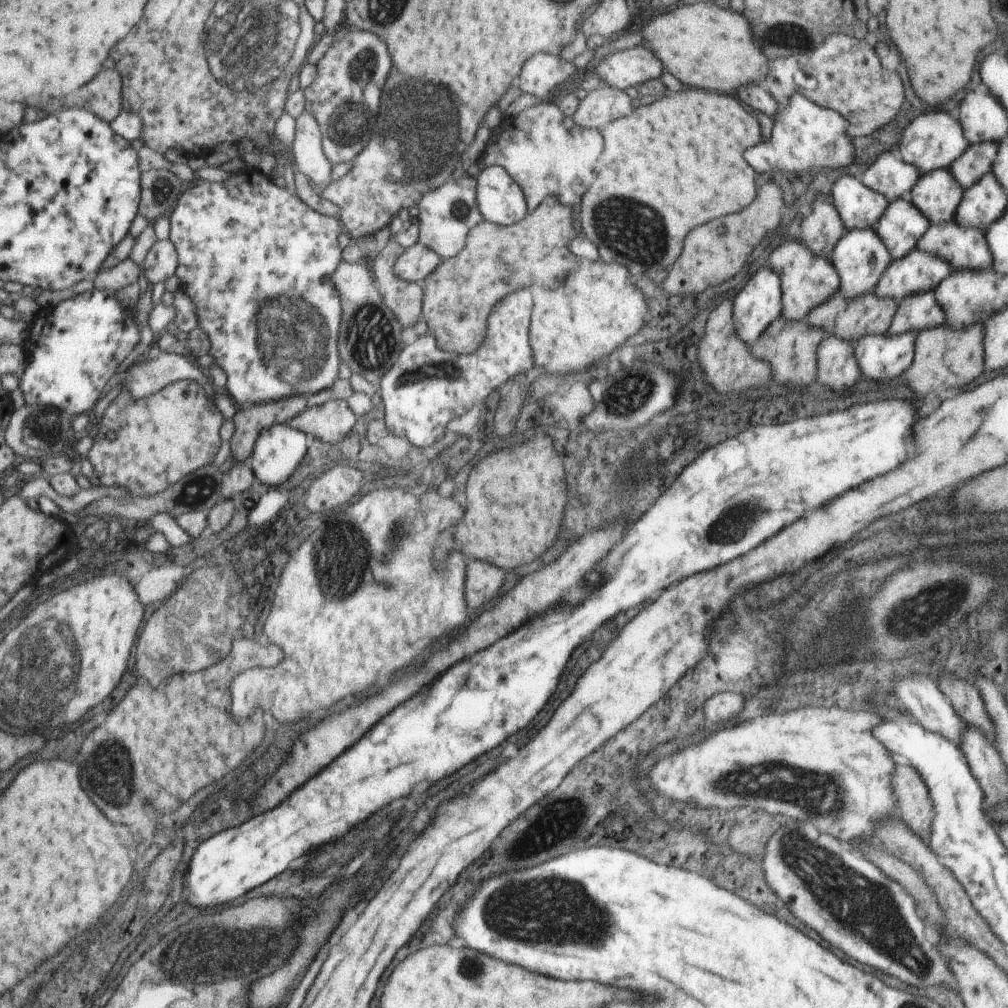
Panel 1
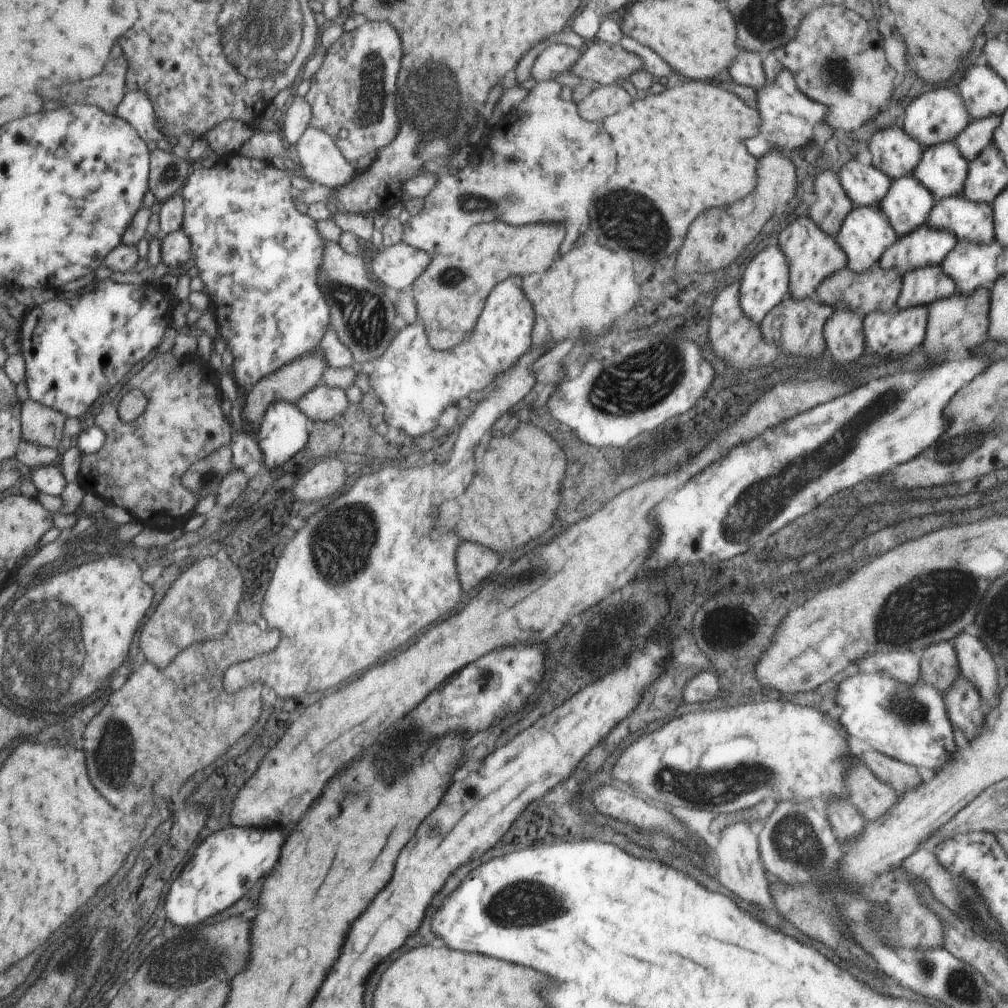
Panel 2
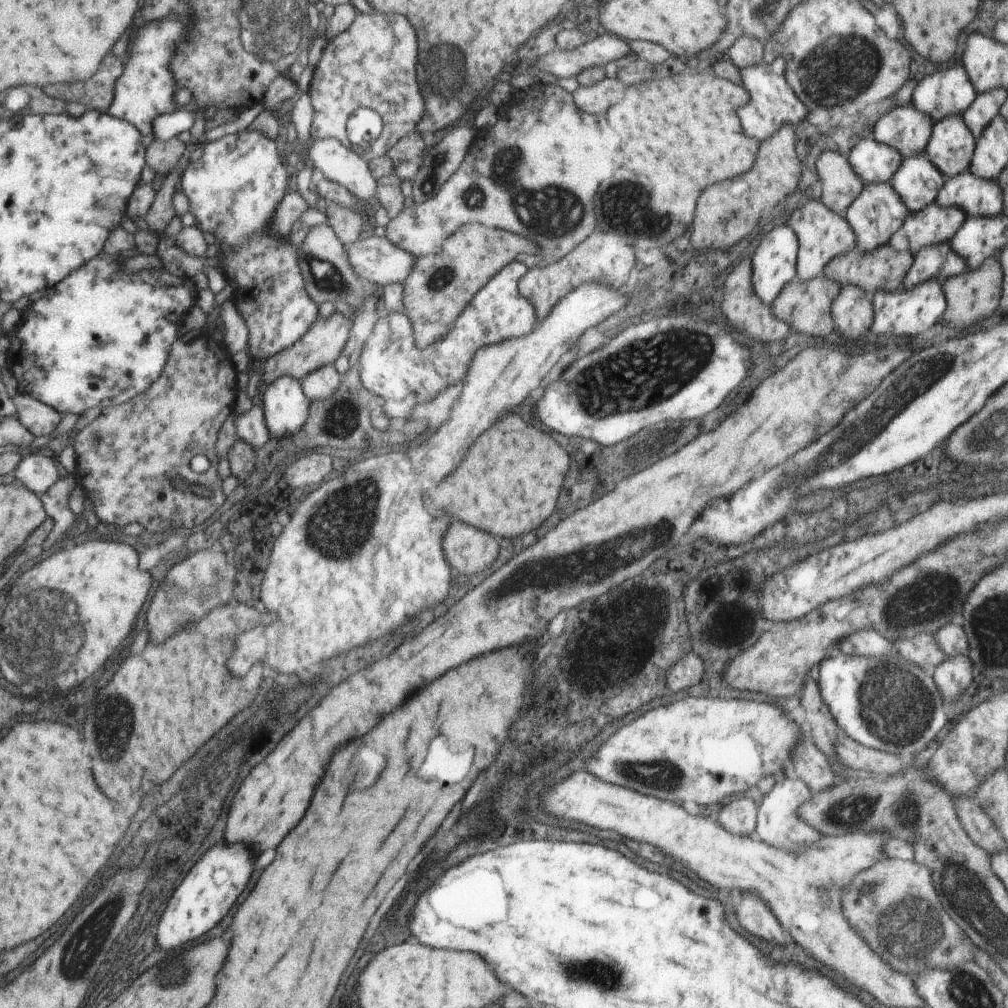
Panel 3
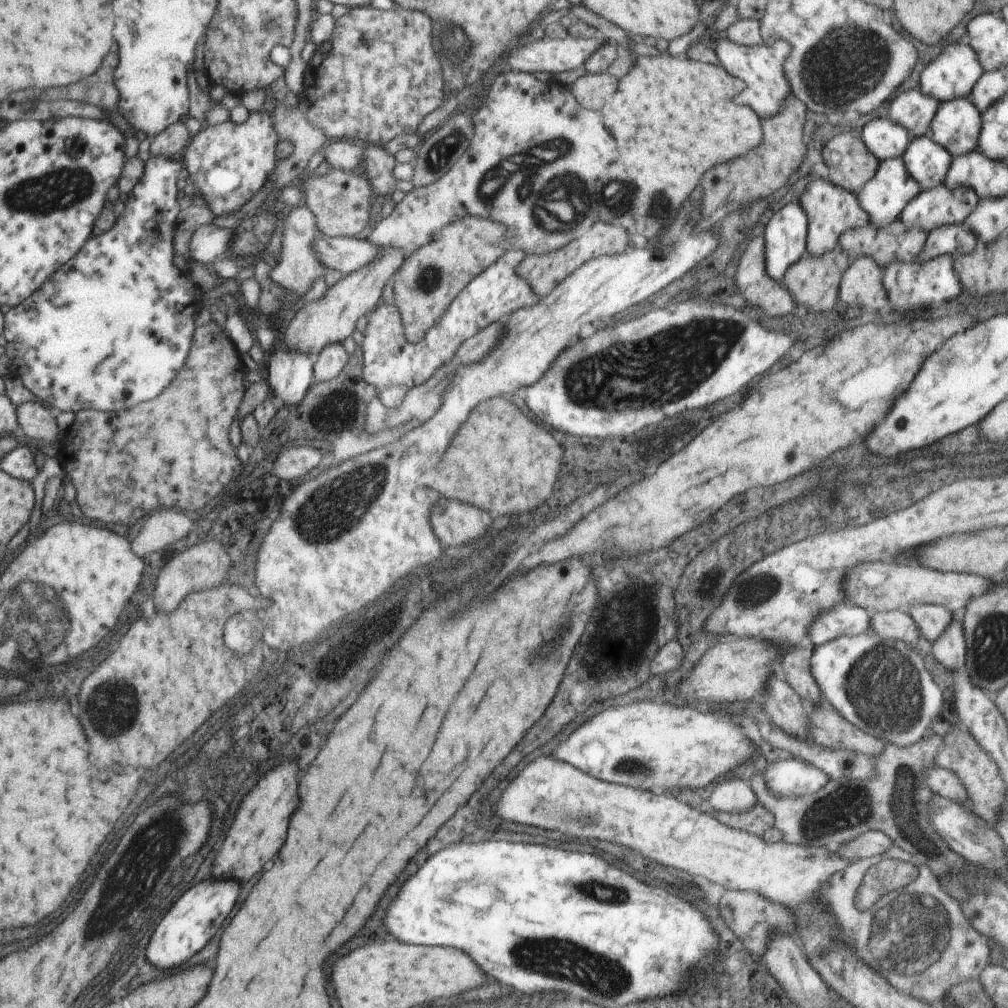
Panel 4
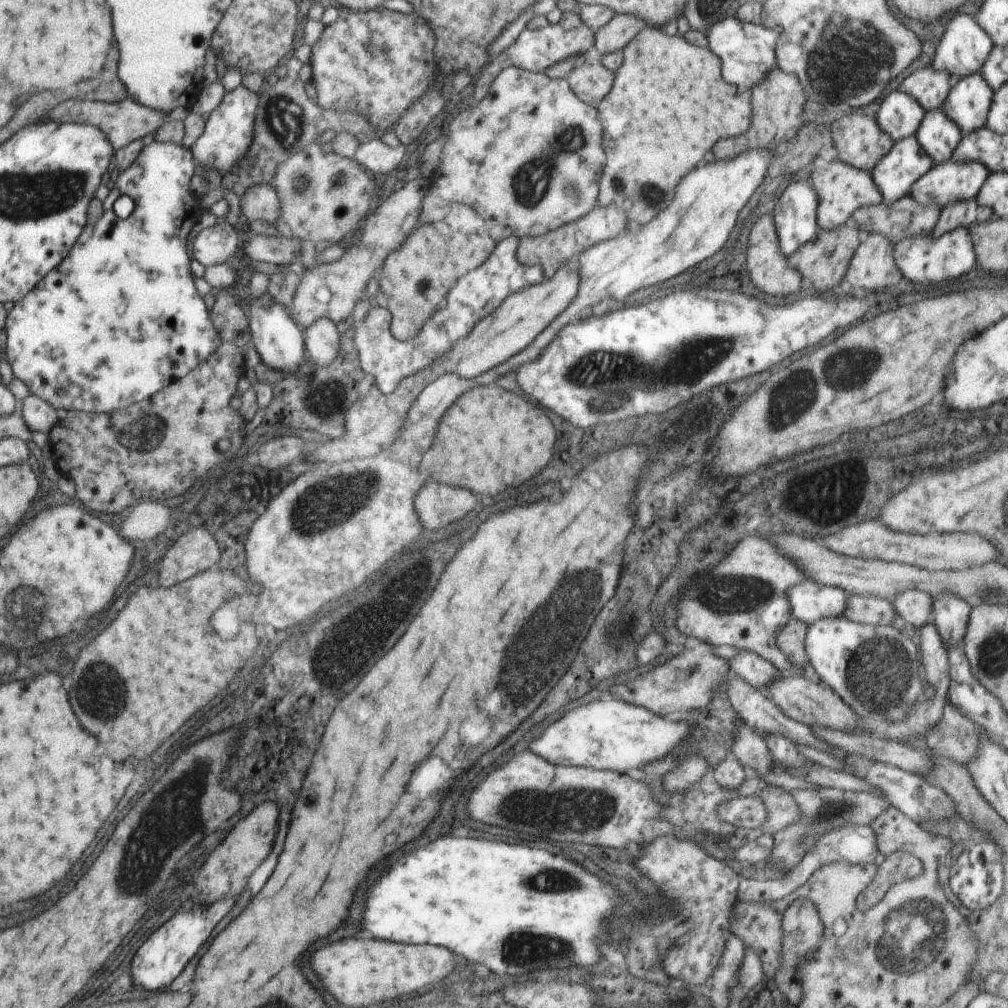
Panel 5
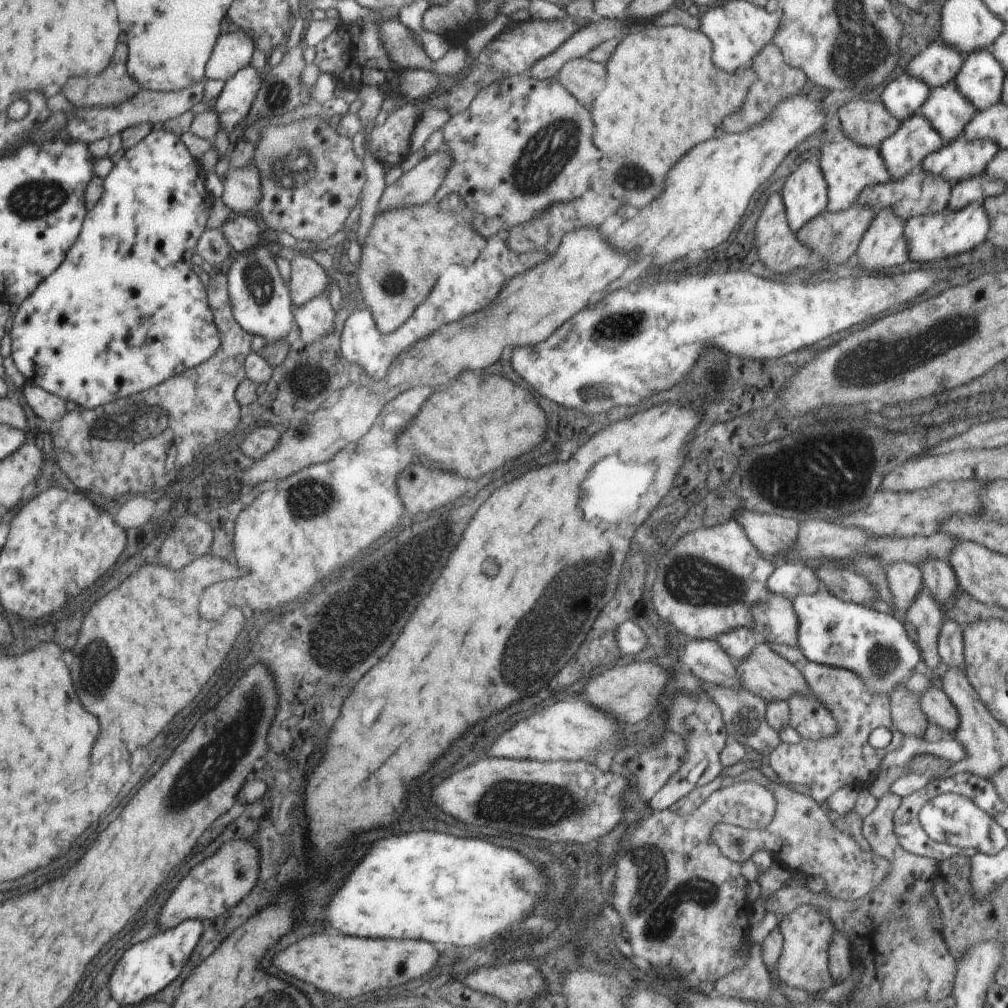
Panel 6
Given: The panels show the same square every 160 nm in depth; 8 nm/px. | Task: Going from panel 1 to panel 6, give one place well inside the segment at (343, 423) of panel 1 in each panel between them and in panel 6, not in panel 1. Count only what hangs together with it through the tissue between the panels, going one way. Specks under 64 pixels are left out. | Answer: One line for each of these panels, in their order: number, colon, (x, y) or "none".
2: (324, 403)
3: (322, 383)
4: (330, 361)
5: (322, 341)
6: (315, 319)

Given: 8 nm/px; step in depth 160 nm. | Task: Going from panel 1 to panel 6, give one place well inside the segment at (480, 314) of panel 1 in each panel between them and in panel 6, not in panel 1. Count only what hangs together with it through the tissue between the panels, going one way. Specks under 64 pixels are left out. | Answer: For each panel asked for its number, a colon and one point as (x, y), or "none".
2: (450, 295)
3: (439, 287)
4: (428, 281)
5: (414, 280)
6: (393, 274)

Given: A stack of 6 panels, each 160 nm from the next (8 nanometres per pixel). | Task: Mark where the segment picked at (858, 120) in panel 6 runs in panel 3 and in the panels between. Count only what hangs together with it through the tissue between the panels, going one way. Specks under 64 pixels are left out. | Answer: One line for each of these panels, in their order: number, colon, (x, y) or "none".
3: (841, 185)
4: (850, 164)
5: (860, 142)

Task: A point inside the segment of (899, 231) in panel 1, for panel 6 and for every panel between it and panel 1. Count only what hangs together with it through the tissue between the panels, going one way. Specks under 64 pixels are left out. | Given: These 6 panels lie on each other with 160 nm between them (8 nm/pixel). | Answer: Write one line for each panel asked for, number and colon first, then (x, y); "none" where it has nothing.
2: (907, 204)
3: (917, 181)
4: (927, 163)
5: (937, 135)
6: (948, 111)

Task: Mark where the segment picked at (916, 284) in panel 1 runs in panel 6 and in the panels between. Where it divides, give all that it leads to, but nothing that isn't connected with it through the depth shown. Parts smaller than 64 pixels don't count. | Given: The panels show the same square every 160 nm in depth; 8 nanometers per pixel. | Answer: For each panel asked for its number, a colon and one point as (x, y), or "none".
2: (924, 247)
3: (933, 225)
4: (930, 209)
5: (950, 182)
6: (961, 159)

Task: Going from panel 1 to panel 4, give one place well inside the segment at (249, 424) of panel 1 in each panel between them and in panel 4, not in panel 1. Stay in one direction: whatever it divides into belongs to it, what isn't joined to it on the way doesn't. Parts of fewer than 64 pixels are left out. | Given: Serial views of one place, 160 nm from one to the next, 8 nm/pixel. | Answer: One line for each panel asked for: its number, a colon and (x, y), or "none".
2: (292, 382)
3: (320, 346)
4: (333, 319)

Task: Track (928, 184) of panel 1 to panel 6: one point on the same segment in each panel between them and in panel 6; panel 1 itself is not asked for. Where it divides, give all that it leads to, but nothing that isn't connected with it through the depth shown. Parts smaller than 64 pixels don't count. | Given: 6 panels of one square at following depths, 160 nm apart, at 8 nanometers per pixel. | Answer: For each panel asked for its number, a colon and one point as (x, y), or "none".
2: (942, 170)
3: (950, 149)
4: (956, 126)
5: (967, 105)
6: (980, 79)

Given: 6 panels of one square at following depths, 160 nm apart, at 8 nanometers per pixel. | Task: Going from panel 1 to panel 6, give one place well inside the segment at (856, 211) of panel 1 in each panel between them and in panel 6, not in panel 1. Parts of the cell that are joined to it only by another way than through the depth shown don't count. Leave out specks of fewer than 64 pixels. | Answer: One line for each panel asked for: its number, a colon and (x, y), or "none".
2: (866, 186)
3: (875, 163)
4: (885, 140)
5: (899, 116)
6: (903, 97)

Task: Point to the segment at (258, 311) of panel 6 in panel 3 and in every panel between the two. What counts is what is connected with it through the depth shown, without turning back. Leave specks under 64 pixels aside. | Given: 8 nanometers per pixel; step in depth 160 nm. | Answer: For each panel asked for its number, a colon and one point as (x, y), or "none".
3: (286, 409)
4: (290, 375)
5: (280, 342)

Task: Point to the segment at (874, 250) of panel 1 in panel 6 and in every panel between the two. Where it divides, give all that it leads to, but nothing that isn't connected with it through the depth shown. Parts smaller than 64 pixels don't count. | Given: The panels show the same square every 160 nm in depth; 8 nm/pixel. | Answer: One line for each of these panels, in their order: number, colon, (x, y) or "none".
2: (865, 234)
3: (877, 213)
4: (884, 196)
5: (894, 174)
6: (907, 148)

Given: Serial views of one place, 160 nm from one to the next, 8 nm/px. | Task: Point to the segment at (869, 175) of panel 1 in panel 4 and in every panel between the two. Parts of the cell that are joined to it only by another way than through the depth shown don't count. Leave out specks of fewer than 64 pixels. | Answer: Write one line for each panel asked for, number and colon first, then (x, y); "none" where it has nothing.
2: (894, 153)
3: (908, 131)
4: (914, 111)

